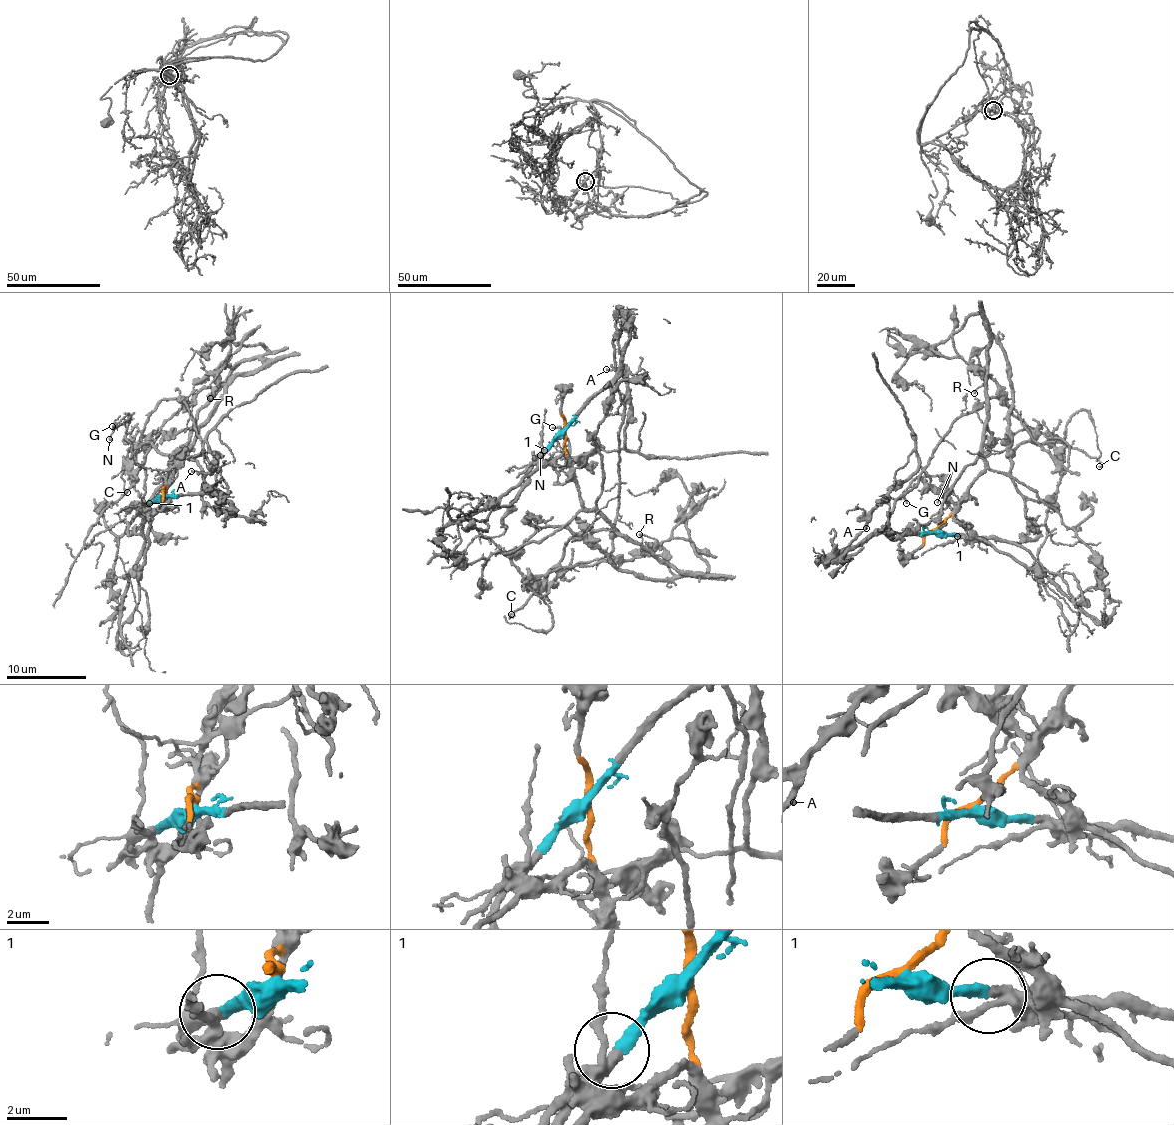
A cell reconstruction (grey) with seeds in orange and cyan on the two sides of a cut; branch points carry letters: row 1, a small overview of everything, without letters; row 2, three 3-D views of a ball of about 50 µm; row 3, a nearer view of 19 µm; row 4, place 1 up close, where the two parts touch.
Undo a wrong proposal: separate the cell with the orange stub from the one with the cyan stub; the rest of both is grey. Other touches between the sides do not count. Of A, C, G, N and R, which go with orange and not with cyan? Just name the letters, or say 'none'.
R

